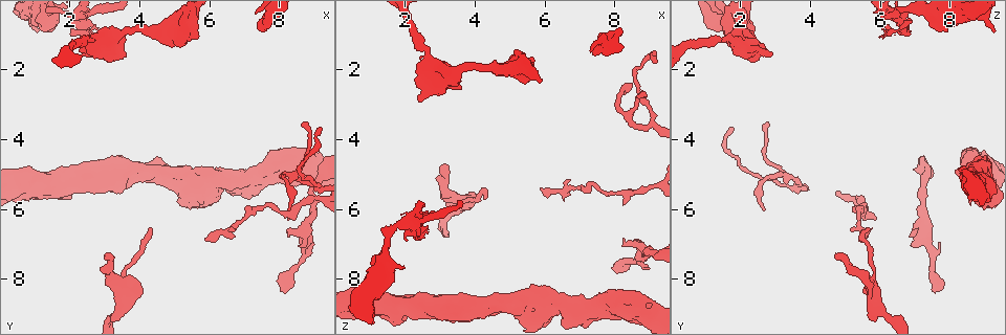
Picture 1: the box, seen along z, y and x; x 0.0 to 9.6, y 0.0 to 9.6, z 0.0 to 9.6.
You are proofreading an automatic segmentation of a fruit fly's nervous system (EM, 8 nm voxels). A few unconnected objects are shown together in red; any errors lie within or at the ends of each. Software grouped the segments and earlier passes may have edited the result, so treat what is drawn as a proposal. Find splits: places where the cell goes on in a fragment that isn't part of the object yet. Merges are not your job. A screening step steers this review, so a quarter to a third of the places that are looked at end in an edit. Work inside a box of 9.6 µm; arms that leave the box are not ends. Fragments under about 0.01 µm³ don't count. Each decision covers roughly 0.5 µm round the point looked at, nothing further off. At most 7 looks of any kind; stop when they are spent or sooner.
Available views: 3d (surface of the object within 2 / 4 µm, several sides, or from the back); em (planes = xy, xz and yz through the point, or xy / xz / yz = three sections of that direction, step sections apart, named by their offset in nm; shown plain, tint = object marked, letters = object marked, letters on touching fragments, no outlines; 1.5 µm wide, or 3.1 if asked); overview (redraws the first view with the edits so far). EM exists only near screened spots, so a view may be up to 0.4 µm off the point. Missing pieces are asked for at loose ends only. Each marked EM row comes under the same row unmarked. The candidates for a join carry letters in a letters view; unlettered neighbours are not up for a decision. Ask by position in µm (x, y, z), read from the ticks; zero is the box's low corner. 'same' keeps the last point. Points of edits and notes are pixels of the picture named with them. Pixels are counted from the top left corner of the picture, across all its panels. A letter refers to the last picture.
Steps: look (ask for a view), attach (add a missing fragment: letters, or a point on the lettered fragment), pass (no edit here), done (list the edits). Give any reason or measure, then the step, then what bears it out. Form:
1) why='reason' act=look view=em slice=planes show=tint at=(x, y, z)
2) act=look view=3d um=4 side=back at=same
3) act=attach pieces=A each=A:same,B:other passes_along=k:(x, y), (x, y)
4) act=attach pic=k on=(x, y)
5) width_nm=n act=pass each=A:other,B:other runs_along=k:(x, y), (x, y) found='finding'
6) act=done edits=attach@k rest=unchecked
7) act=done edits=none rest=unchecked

act=look view=em slice=planes show=letters at=(9.15, 3.70, 1.70)

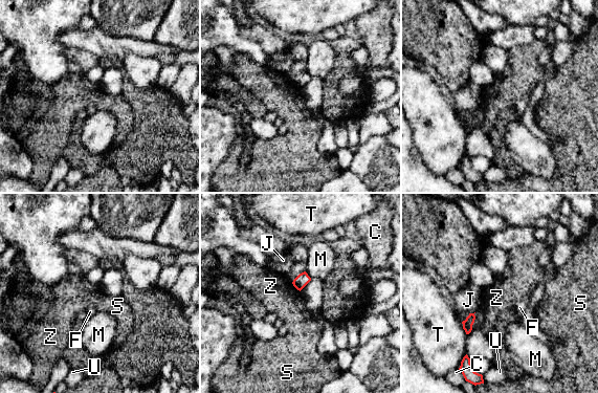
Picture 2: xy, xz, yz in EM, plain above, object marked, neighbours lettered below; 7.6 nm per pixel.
act=pass each=C:other,F:other,J:other,M:other,S:other,T:other,U:other,Z:other border=2:(305, 270), (293, 280), (292, 284) found='none of them fits'

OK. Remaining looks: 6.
why='free end' act=look view=em slice=planes show=letters at=(7.50, 0.95, 1.45)

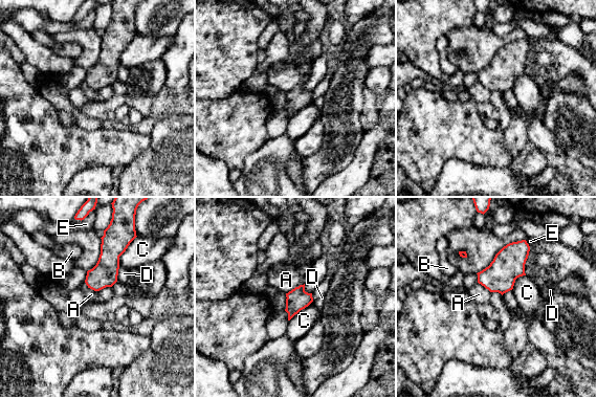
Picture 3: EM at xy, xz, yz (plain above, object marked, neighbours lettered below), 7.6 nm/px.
longest_contact=C:240nm act=pass each=A:other,B:other,C:other,D:other,E:other border=3:(133, 240), (119, 257), (118, 266) found='none of them fits'

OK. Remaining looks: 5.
why='an open end' act=look view=em slice=planes show=letters at=(8.00, 8.40, 7.60)

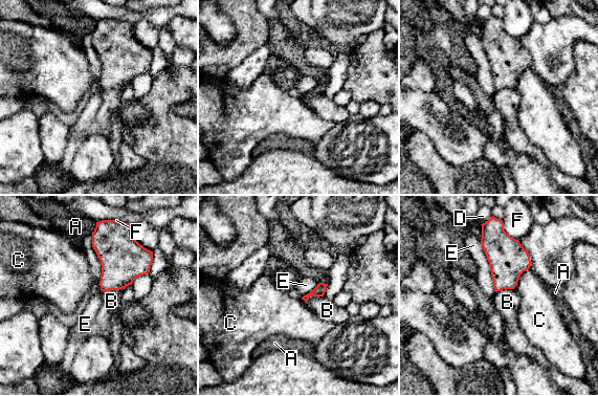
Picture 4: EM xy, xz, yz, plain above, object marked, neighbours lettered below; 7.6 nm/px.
act=pass each=A:other,B:other,C:other,D:other,E:other,F:other found='none of them fits'

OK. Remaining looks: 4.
act=done edits=none rest=unchecked

